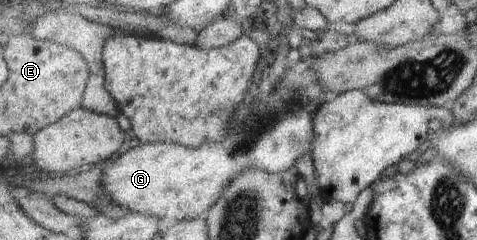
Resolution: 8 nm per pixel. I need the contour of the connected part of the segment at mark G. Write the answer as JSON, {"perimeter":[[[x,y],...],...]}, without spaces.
{"perimeter":[[[308,61],[300,62],[291,70],[286,69],[275,90],[255,98],[251,116],[245,122],[243,130],[237,134],[229,134],[225,142],[205,142],[201,148],[184,148],[175,142],[138,144],[103,165],[101,184],[105,188],[105,194],[121,209],[129,208],[143,216],[156,216],[168,223],[199,218],[203,212],[208,212],[217,204],[227,186],[247,168],[263,168],[269,174],[281,174],[296,166],[297,160],[312,150],[313,118],[319,112],[319,106],[339,95],[323,90],[323,86],[319,84],[319,74],[308,67]]]}

